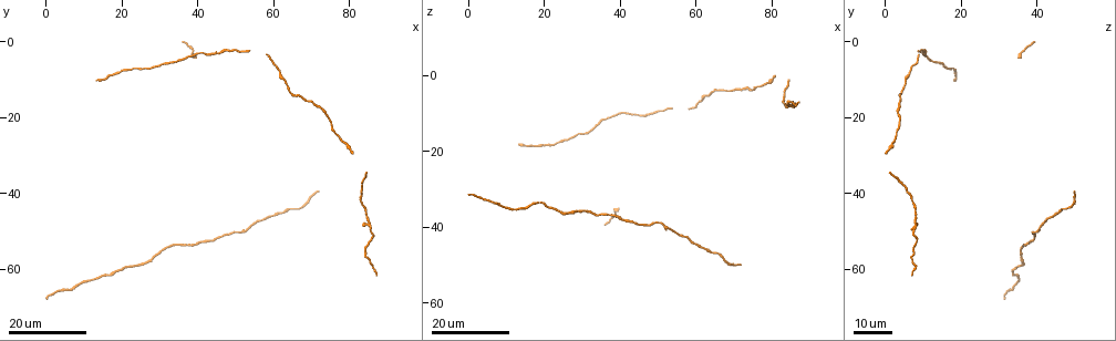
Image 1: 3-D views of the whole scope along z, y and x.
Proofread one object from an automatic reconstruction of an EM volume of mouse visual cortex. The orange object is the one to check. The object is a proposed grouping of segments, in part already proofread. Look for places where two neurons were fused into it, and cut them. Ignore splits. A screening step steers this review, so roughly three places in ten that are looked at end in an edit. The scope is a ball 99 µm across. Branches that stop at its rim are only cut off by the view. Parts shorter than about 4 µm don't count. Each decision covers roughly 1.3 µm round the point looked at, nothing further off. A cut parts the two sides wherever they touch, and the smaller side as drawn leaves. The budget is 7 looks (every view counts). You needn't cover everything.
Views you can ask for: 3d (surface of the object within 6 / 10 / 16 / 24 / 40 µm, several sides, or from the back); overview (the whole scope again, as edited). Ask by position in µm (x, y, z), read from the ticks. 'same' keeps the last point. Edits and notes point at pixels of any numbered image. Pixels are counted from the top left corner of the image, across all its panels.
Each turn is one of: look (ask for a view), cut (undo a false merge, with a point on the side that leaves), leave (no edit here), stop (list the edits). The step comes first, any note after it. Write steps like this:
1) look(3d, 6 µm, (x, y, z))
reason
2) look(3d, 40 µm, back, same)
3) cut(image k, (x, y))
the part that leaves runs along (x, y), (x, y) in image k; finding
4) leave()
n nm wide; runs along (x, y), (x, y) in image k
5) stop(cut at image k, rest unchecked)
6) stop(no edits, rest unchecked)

look(3d, 24 µm, (84.5, 47.0, 7.5))
three-way junction

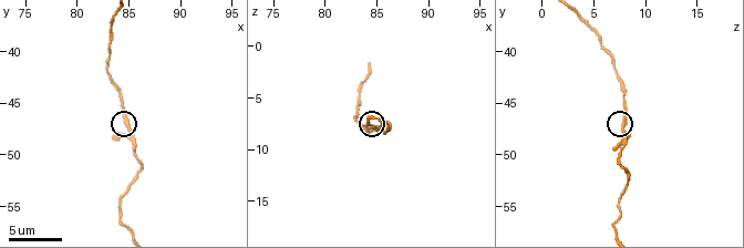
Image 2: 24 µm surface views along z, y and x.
look(3d, 6 µm, (84.8, 47.2, 7.8))

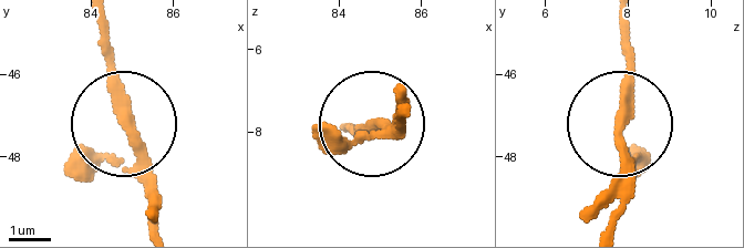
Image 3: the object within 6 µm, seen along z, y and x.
leave()
3 arms; all the same neuron

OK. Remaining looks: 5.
look(3d, 24 µm, (53.0, 49.5, 41.0))

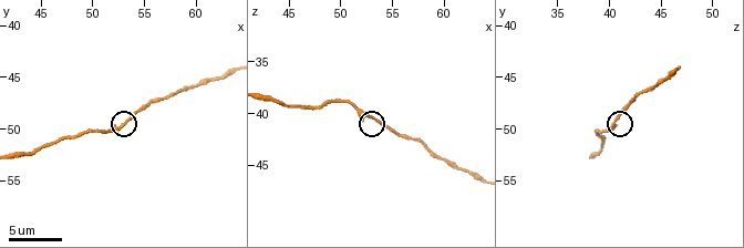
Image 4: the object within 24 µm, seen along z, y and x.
look(3d, 10 µm, (52.8, 49.8, 40.2))

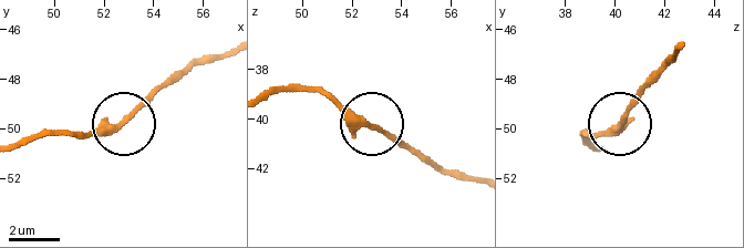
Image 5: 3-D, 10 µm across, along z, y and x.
leave()
runs along (23, 142), (49, 133), (119, 131), (181, 71) in image 5; one neuron here

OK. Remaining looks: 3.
look(3d, 16 µm, (41.0, 52.5, 38.0))
narrows sharply

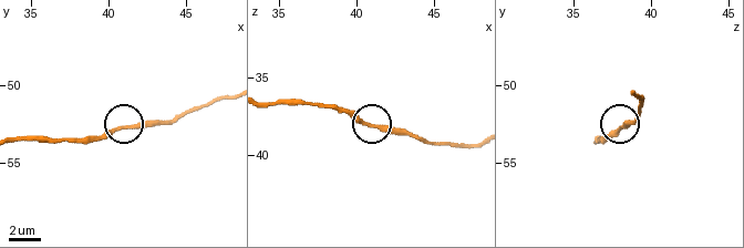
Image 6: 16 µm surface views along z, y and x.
look(3d, 10 µm, (40.8, 52.8, 38.0))

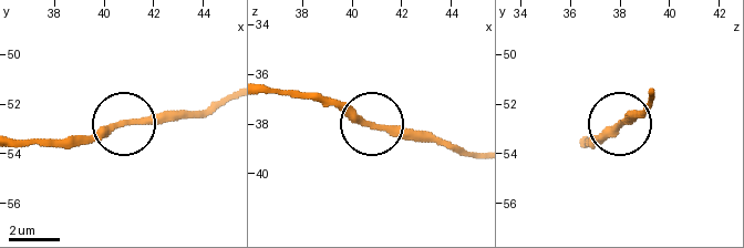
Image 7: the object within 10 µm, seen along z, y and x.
leave()
runs along (75, 141), (105, 136), (131, 122), (186, 115) in image 7; continuous, no second neuron

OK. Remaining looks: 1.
stop(no edits, rest unchecked)

